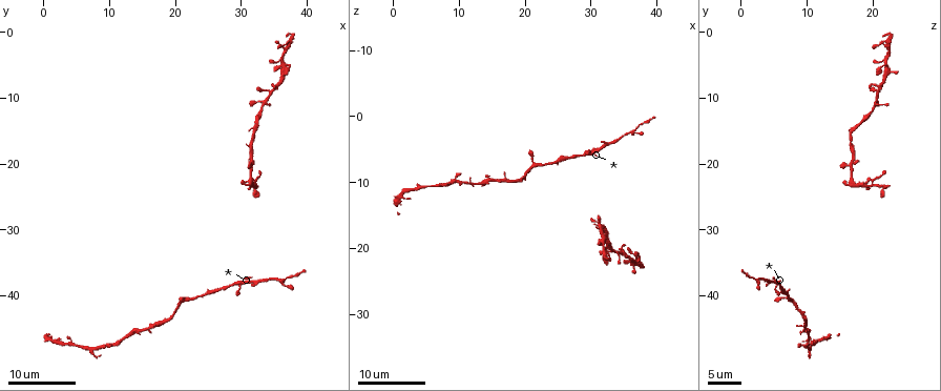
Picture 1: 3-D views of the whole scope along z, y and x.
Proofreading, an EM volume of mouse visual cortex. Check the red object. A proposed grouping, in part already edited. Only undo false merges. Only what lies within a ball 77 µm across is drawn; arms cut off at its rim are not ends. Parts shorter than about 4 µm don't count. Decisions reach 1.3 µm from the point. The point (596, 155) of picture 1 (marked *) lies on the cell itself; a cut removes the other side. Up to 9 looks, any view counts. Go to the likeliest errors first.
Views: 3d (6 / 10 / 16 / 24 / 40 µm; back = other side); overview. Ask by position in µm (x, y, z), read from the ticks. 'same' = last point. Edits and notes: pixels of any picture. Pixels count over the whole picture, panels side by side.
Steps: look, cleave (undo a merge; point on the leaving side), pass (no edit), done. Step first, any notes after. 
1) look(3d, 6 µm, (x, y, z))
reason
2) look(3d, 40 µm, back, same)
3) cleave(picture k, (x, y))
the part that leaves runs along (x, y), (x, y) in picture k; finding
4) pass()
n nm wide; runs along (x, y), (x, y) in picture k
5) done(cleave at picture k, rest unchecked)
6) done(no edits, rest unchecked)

look(3d, 24 µm, (36.0, 5.0, 22.0))
thin arm on a thick one

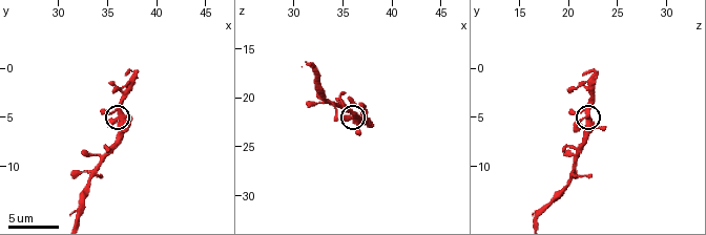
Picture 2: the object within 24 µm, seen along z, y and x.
look(3d, 10 µm, (36.2, 4.6, 22.2))
zoom in

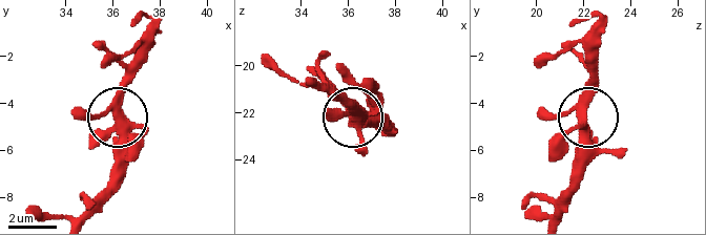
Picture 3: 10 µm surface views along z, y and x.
pass()
5 arms; continuous, no second cell

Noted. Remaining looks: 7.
look(3d, 16 µm, (31.5, 22.5, 17.0))
arms run side by side

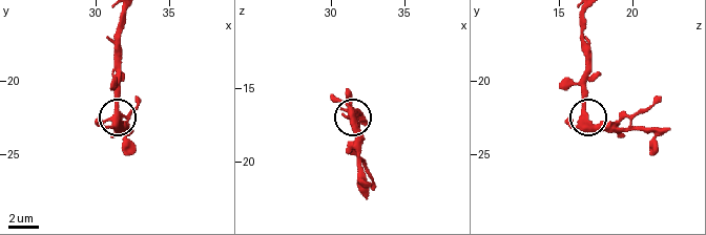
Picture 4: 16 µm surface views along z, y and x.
look(3d, 10 µm, (31.4, 22.4, 17.0))

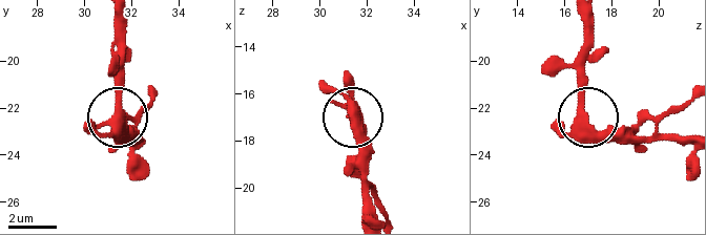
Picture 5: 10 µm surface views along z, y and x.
pass()
side arm 6 µm; one cell here

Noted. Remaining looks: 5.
look(3d, 16 µm, (11.0, 46.5, 10.0))
sudden change in width

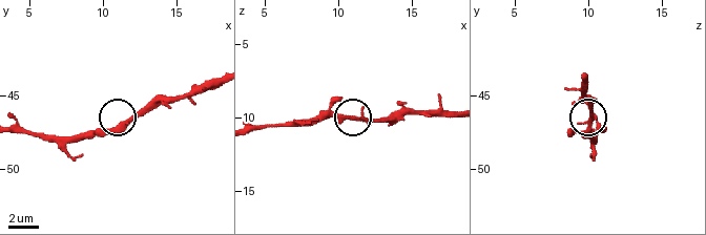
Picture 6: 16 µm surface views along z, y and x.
look(3d, 6 µm, (11.2, 47.0, 10.0))
closer look

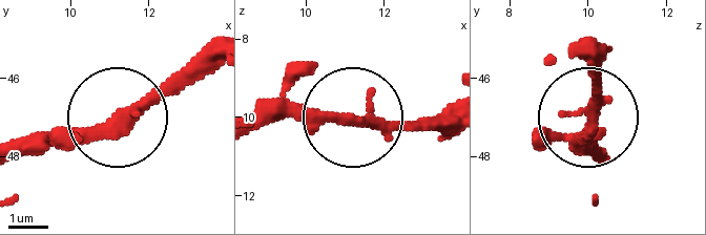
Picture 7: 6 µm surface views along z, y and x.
pass()
runs along (210, 47), (120, 118), (19, 137) in picture 7; all the same cell

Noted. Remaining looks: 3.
look(3d, 24 µm, (5.0, 47.5, 11.0))
thin neck

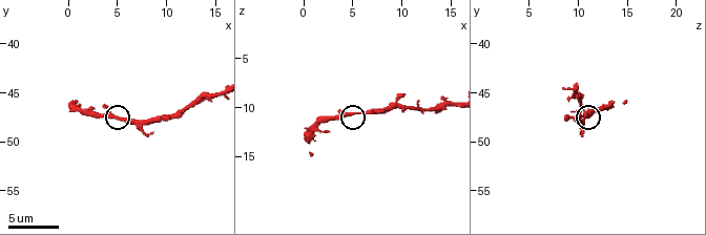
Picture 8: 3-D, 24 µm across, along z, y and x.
look(3d, 10 µm, (5.6, 47.6, 10.4))

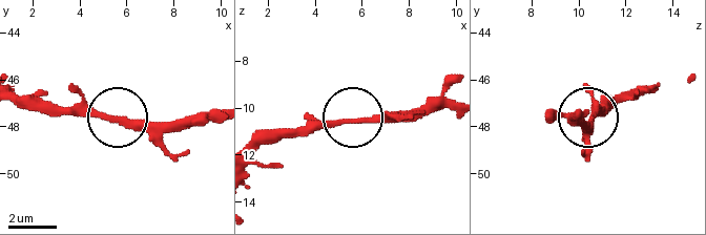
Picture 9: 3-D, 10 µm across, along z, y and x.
pass()
220 nm wide; continuous, no second cell

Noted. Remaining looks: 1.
done(no edits, rest unchecked)

